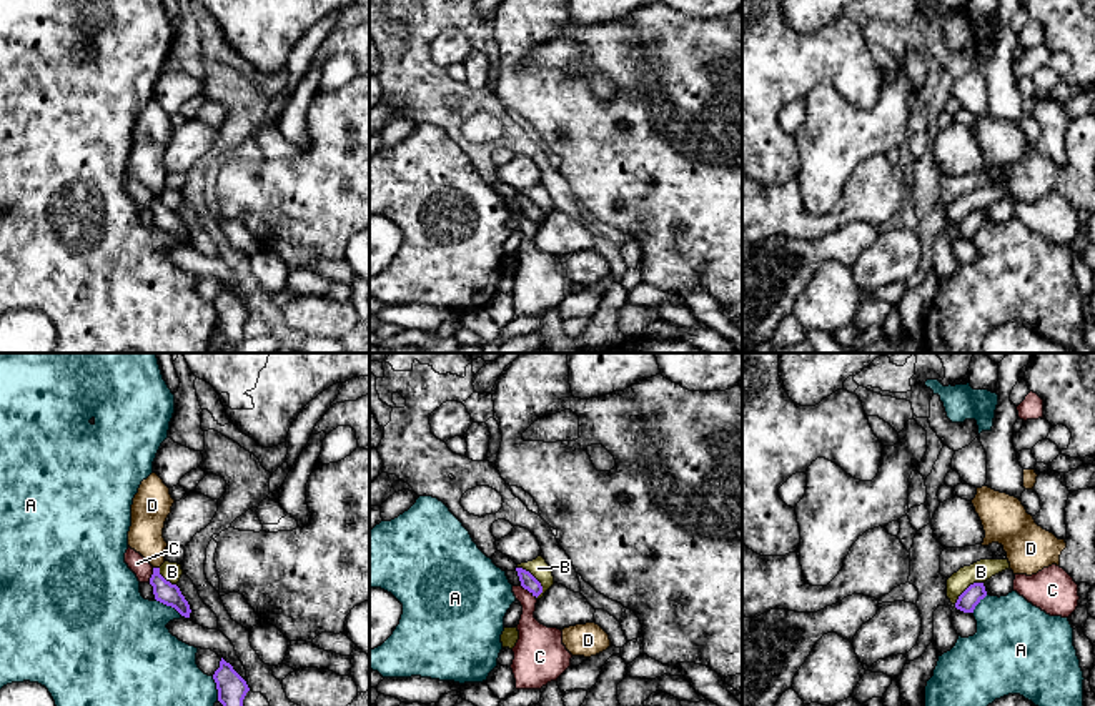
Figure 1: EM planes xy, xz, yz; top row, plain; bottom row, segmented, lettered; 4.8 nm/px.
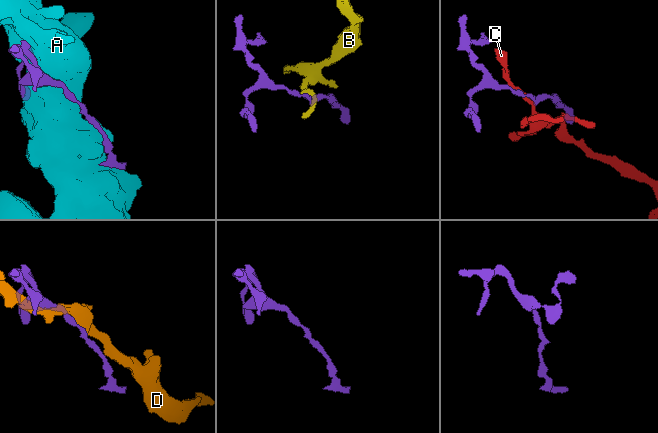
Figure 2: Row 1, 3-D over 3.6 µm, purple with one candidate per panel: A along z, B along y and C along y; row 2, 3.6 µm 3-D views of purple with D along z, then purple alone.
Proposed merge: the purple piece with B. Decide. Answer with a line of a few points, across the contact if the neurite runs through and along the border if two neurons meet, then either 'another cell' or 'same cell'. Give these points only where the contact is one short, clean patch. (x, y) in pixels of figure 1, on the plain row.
xz (518, 193), (525, 195), (540, 210), (541, 220), (536, 225) | another cell

